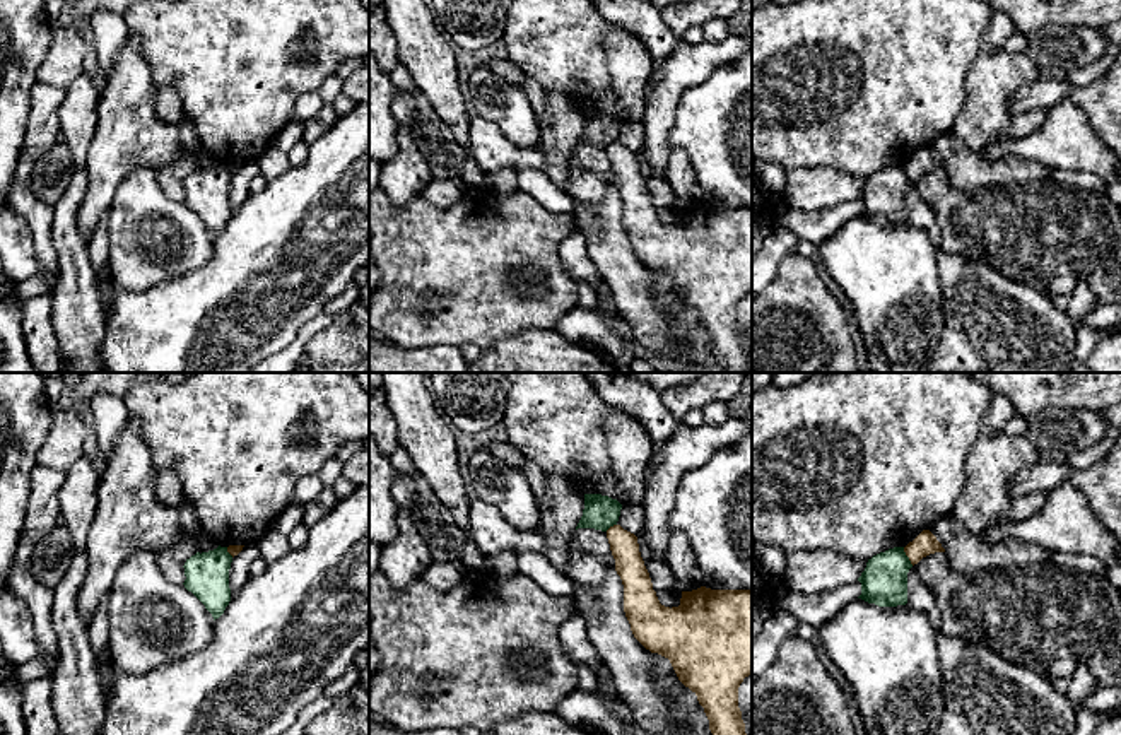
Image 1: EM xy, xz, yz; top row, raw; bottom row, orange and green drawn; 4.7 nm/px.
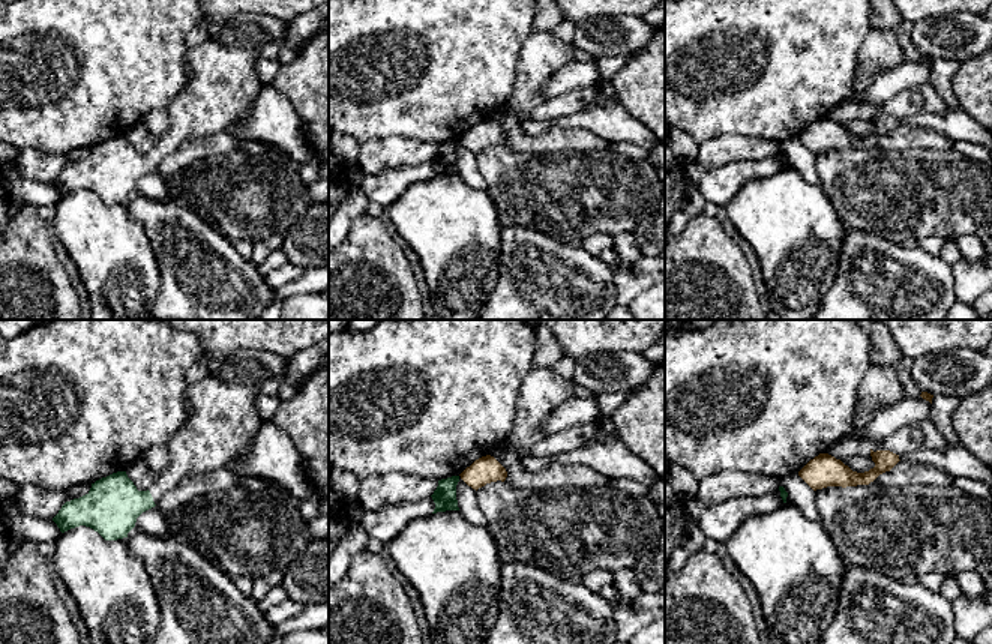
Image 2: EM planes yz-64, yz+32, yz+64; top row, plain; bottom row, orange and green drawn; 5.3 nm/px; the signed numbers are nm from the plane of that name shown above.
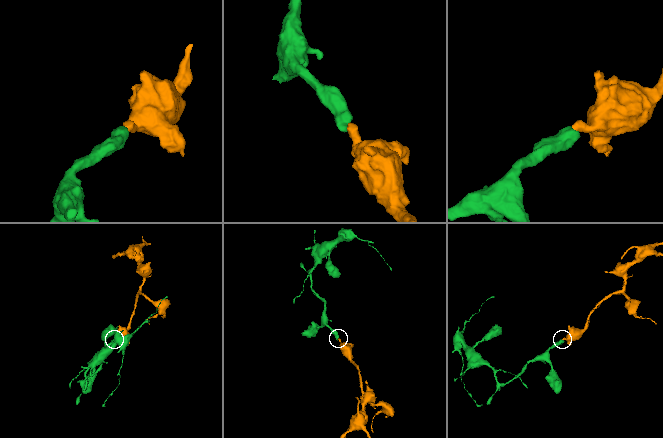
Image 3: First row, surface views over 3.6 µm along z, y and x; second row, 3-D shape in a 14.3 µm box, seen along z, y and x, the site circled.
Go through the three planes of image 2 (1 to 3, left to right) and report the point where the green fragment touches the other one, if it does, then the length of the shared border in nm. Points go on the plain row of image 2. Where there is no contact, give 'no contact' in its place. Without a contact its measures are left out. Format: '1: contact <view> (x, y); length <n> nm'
1: no contact
2: no contact
3: no contact

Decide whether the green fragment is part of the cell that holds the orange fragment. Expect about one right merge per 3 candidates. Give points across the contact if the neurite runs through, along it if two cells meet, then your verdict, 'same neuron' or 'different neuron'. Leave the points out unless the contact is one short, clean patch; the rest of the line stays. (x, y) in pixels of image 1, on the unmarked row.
border along yz (903, 164), (913, 182); different neuron

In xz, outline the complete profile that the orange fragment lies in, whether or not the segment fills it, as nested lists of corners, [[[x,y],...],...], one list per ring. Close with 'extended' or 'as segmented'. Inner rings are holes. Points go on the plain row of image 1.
[[[620,142],[607,147],[624,202],[624,229],[634,255],[670,277],[709,337],[726,373],[747,373],[752,357],[738,325],[738,304],[752,291],[752,207],[682,209],[678,224],[660,220],[637,154]]]; as segmented

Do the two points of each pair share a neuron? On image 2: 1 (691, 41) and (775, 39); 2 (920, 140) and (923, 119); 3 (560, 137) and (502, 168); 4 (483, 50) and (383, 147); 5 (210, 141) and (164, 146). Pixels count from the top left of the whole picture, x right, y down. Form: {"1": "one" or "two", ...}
{"1": "one", "2": "two", "3": "two", "4": "two", "5": "two"}

